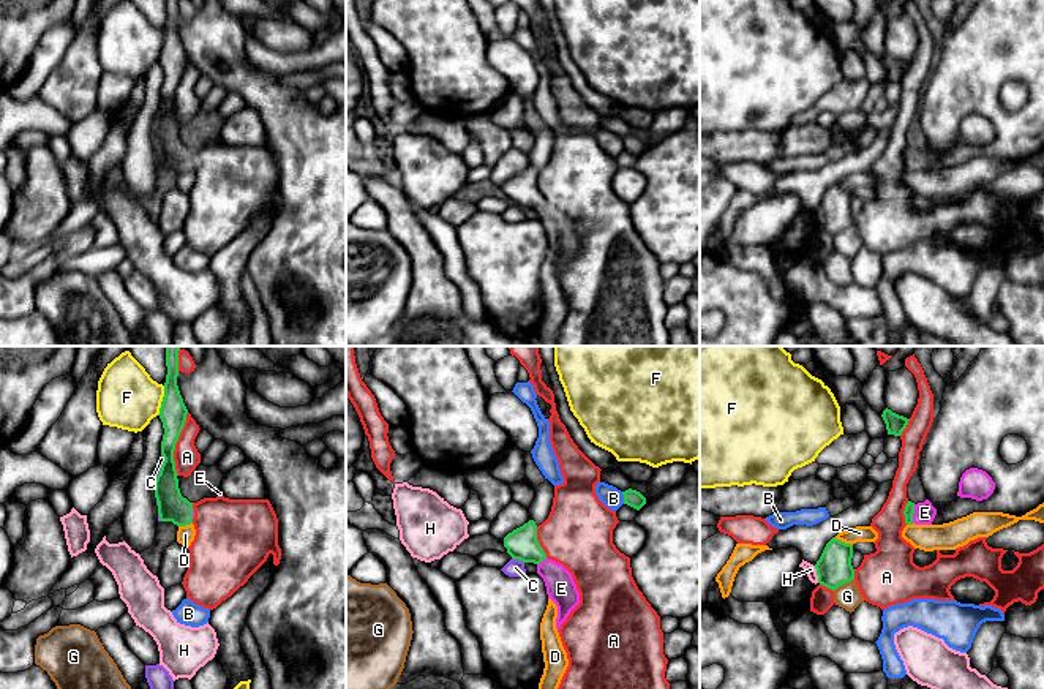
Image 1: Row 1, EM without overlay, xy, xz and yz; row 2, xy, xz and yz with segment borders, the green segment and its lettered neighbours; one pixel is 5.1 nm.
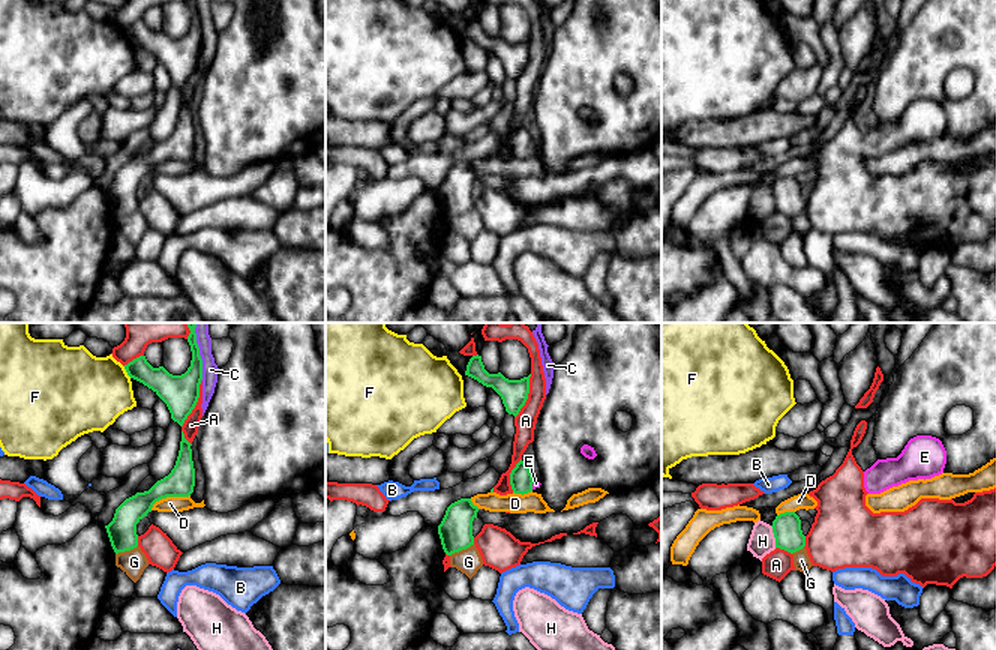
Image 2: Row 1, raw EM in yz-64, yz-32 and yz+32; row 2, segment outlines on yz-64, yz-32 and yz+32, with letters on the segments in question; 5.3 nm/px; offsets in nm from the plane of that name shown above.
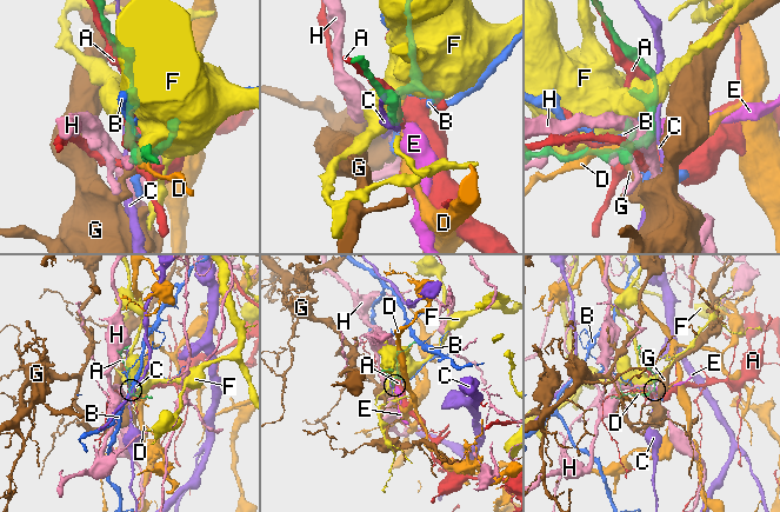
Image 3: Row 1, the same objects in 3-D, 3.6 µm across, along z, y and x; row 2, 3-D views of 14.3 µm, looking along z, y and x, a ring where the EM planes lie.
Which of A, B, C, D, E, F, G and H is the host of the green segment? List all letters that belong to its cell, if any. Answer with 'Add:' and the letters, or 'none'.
Add: E

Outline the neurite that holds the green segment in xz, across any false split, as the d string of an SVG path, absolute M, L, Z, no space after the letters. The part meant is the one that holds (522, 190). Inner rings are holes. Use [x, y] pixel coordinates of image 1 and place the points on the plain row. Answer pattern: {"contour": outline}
{"contour": "M529 166L504 183L504 193L513 205L534 209L537 220L543 224L548 245L558 253L556 275L567 265L580 250L580 239L572 220L559 209L548 205L537 186L537 171Z"}

